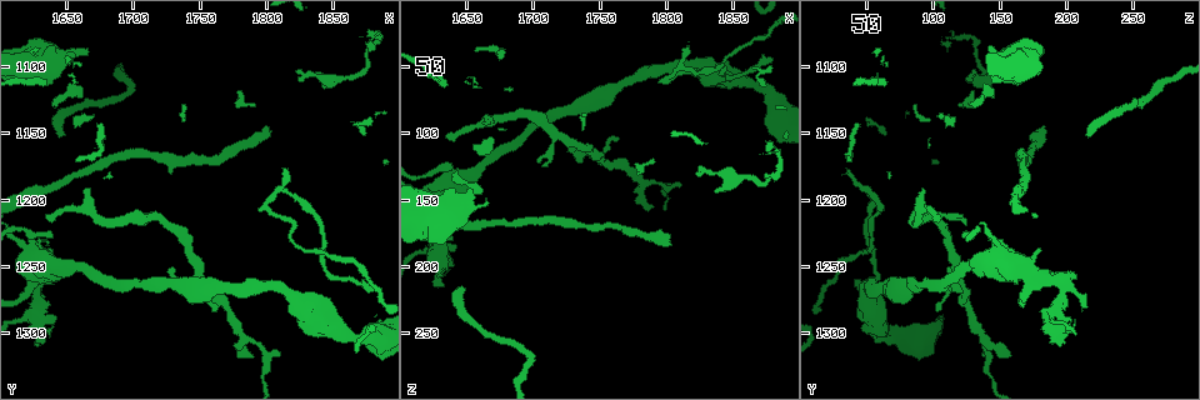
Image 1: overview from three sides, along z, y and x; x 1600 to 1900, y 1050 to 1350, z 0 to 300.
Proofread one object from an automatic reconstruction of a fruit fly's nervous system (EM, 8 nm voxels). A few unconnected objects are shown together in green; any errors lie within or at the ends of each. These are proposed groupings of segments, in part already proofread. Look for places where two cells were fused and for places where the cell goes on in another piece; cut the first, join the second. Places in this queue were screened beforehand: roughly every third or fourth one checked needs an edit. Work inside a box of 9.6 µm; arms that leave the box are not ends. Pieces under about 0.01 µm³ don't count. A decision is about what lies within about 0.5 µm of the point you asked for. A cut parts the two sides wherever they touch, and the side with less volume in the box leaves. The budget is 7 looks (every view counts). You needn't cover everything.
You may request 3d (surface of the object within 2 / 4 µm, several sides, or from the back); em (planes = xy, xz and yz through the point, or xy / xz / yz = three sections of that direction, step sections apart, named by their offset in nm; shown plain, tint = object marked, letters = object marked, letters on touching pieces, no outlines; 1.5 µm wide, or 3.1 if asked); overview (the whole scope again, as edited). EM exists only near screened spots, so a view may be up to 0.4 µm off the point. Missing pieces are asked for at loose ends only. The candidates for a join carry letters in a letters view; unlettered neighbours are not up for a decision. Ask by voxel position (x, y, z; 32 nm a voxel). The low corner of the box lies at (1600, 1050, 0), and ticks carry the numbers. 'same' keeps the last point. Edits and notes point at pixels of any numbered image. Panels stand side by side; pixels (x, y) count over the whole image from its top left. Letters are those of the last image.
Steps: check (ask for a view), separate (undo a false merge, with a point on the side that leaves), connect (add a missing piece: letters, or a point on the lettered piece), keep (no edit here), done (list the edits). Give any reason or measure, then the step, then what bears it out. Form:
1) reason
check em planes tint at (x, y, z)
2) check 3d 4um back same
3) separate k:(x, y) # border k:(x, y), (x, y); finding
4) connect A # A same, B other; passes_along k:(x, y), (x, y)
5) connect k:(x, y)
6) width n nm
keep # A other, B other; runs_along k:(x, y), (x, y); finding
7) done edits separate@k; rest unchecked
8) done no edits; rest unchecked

free end
check 3d 2um at (1838, 1106, 146)

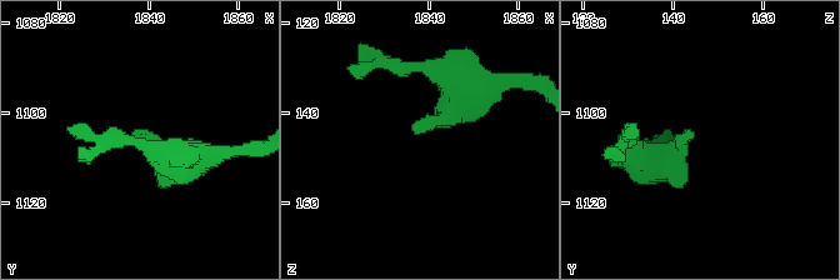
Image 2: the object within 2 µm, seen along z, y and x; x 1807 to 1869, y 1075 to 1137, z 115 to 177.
shape alone is not enough
check em xz step 8 letters at (1837, 1105, 144)

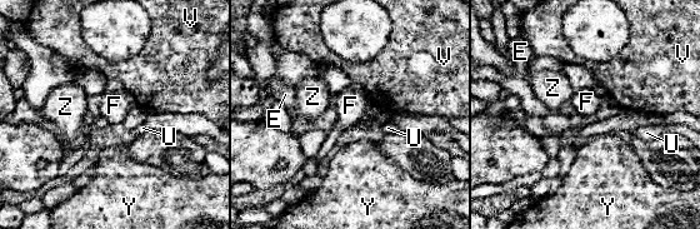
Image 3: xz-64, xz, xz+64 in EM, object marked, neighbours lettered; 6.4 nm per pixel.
check em planes letters same

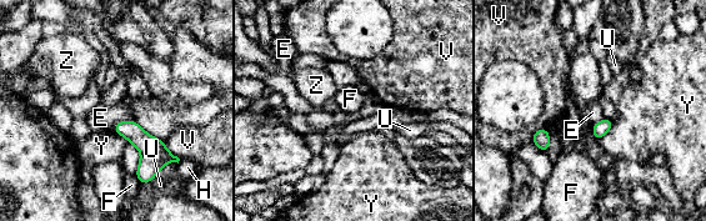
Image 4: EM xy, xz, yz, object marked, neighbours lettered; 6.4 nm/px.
keep # E other, F other, H other, U other, V other, Y other, Z other; none of them fits

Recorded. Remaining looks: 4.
an open end
check em planes letters at (1664, 1090, 148)

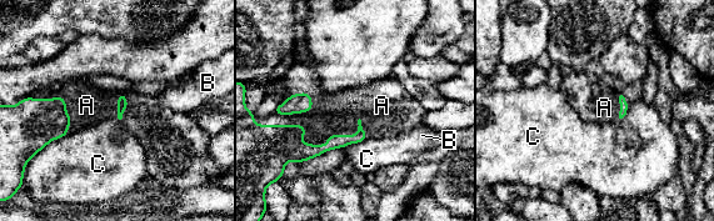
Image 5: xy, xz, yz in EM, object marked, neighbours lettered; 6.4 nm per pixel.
connect A # A same, B other, C other; the cell continues

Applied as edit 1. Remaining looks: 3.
check overview

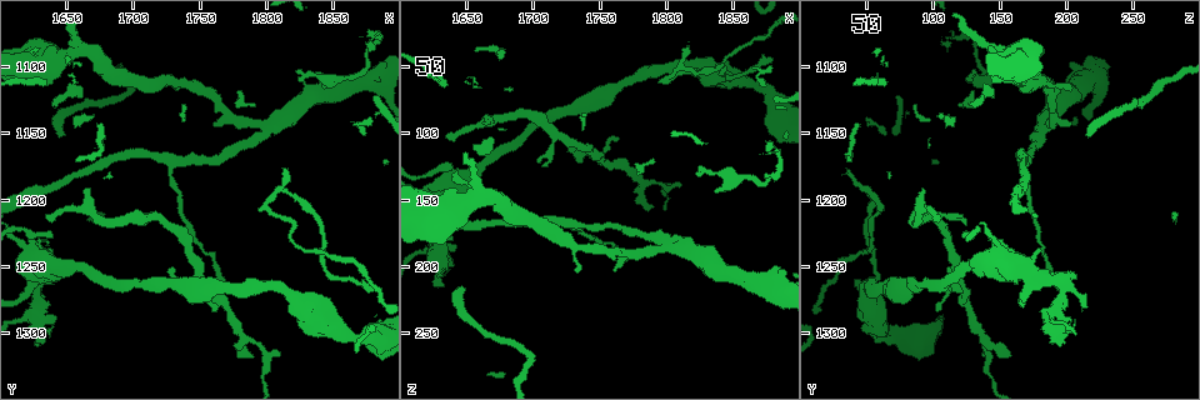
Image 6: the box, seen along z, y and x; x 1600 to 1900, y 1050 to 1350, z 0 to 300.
branch stops here
check em planes letters at (1640, 1294, 186)

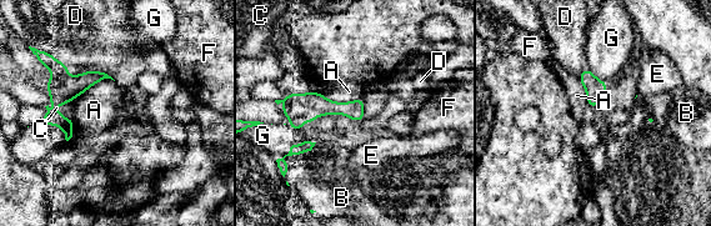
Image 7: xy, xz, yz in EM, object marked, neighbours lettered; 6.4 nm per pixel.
width 120 nm
keep # A other, B other, C other, D other, E other, F other, G other; none of them fits

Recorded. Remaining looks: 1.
done edits connect@5; rest unchecked

